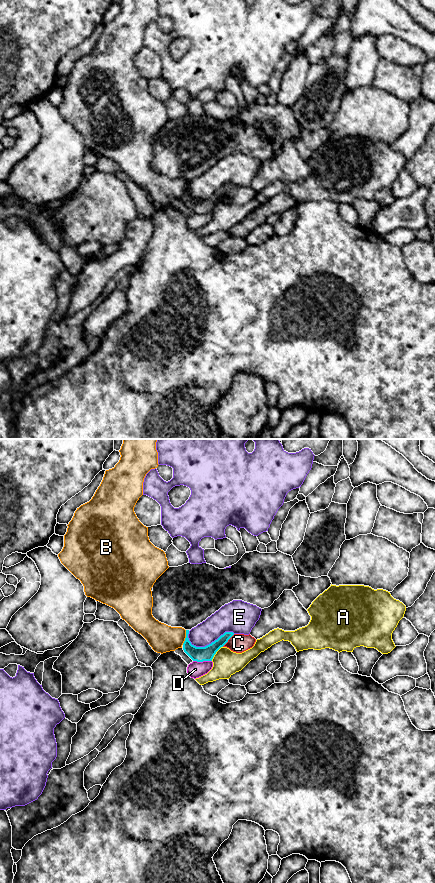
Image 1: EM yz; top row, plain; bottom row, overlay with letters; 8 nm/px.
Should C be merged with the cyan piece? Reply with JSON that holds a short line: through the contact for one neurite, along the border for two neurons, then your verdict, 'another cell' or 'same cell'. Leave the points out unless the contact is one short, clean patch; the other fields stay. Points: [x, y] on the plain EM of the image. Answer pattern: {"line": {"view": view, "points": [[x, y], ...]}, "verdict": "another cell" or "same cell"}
{"line": {"view": "yz", "points": [[206, 205], [218, 195], [228, 191], [238, 195]]}, "verdict": "same cell"}

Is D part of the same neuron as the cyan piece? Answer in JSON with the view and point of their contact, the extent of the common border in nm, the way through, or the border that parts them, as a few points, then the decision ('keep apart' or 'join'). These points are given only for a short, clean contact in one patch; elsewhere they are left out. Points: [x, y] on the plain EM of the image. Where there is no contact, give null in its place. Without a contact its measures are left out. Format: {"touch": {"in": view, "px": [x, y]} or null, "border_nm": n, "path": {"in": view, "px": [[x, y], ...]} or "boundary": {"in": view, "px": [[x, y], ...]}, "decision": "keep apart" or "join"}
{"touch": {"in": "yz", "px": [202, 213]}, "border_nm": 150, "boundary": {"in": "yz", "px": [[193, 212], [211, 213]]}, "decision": "keep apart"}

